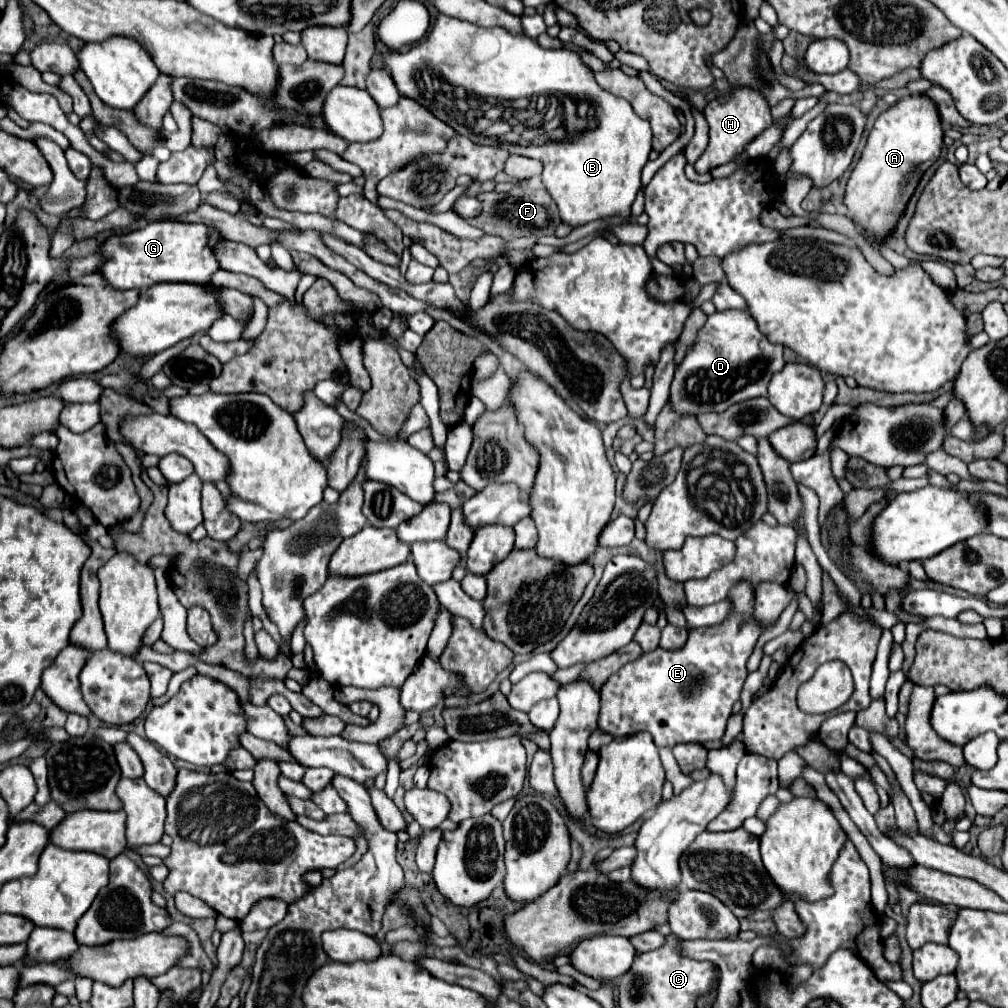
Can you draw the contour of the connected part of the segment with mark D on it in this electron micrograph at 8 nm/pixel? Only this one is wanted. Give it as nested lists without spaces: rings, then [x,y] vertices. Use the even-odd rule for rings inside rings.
[[[715,312],[697,332],[697,340],[687,348],[683,362],[677,366],[669,404],[679,416],[725,412],[741,400],[765,396],[773,372],[779,372],[783,366],[783,346],[771,344],[749,312]]]

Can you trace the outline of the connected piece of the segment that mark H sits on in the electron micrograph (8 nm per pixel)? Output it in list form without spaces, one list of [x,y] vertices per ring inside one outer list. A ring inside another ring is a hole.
[[[735,88],[733,92],[711,100],[705,106],[703,114],[709,122],[709,144],[705,152],[699,156],[699,160],[695,162],[695,170],[699,174],[705,174],[711,168],[717,168],[721,164],[735,160],[739,154],[745,152],[745,146],[753,138],[757,138],[763,130],[771,126],[771,112],[769,112],[767,100],[759,92],[753,92],[751,88]]]

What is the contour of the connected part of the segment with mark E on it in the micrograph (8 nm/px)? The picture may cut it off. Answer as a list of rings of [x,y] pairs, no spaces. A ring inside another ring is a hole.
[[[743,582],[731,588],[729,598],[733,600],[735,610],[723,624],[691,630],[685,646],[679,650],[657,648],[653,652],[645,652],[639,660],[625,664],[603,684],[599,730],[609,732],[613,738],[631,736],[643,730],[653,736],[657,746],[675,746],[679,742],[709,742],[719,740],[725,734],[727,718],[733,712],[733,704],[739,700],[741,686],[747,678],[745,662],[751,656],[757,638],[761,636],[761,628],[751,616],[755,596],[749,584]]]

